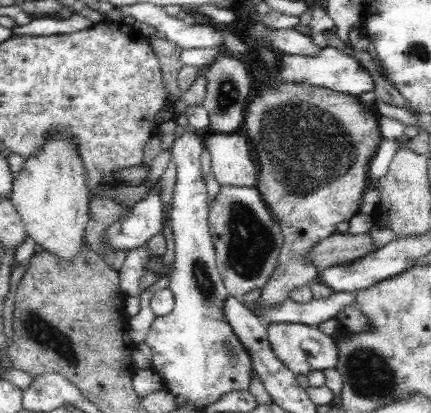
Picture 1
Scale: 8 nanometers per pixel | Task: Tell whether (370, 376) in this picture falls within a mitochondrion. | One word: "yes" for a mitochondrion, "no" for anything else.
yes

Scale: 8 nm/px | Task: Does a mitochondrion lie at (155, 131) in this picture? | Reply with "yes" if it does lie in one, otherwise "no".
no

